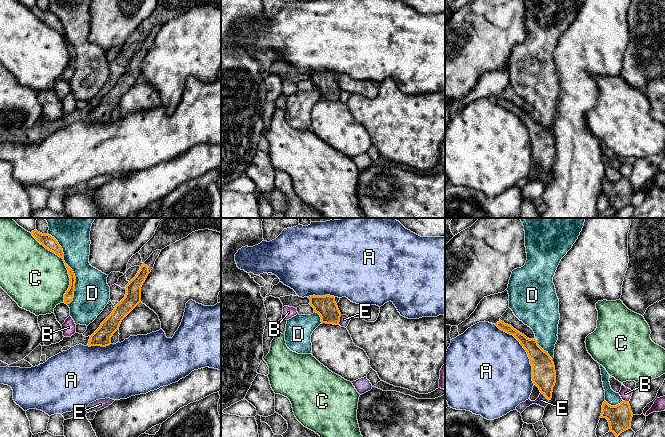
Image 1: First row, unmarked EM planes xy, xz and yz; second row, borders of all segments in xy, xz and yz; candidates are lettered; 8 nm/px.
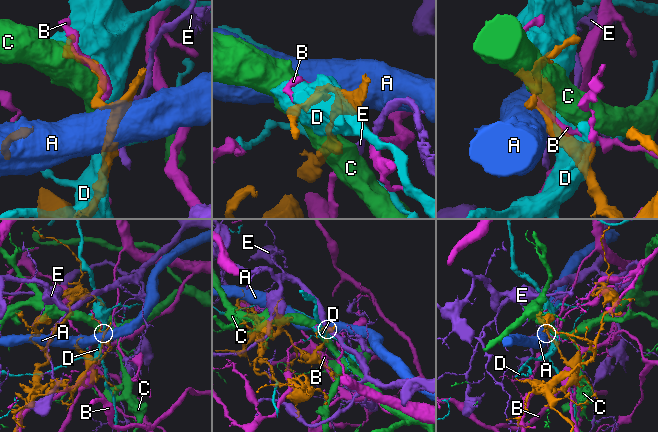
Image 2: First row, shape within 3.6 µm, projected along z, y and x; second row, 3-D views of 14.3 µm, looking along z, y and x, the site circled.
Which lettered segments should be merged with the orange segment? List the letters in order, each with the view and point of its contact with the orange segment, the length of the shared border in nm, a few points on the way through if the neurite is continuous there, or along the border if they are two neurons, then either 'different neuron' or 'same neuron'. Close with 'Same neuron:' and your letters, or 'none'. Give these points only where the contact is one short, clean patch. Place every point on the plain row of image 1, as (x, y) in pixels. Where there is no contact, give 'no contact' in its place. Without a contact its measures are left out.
A: yz (525, 125) | 600 nm | different neuron
B: yz (626, 178) | 50 nm | different neuron
C: xy (65, 41) | 600 nm | different neuron
D: xy (70, 44) | 600 nm | different neuron
E: xz (339, 96) | 80 nm | different neuron
Same neuron: none

